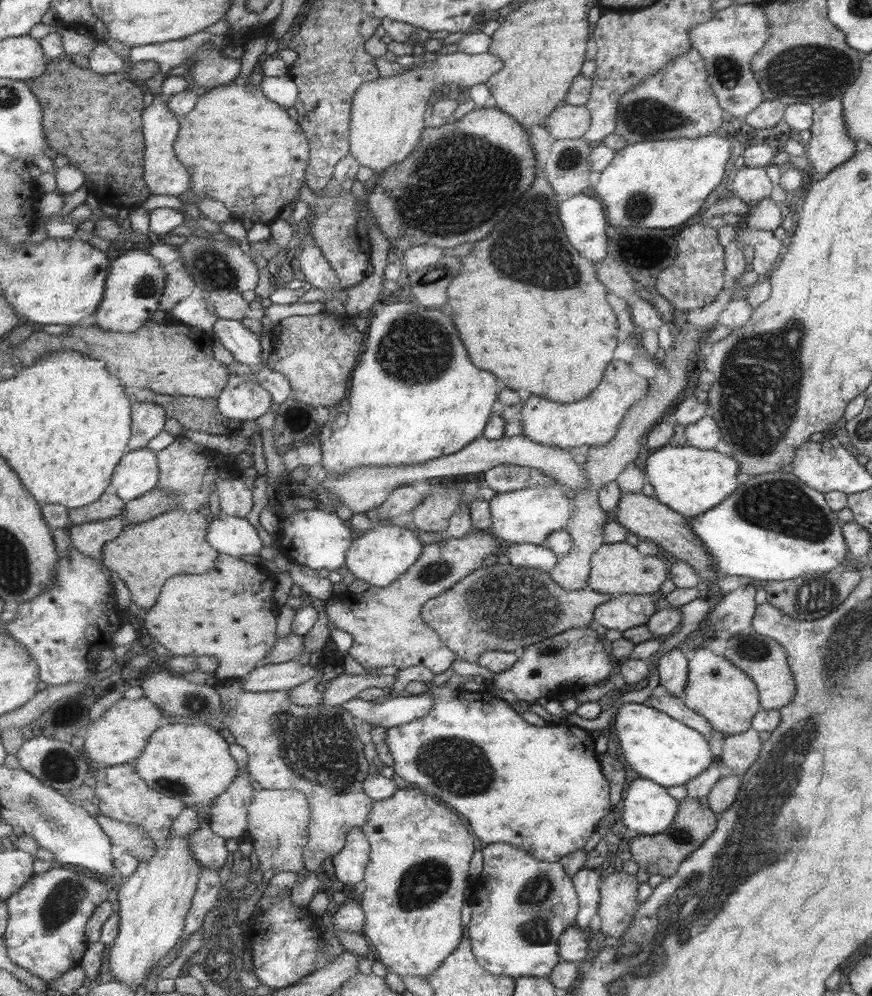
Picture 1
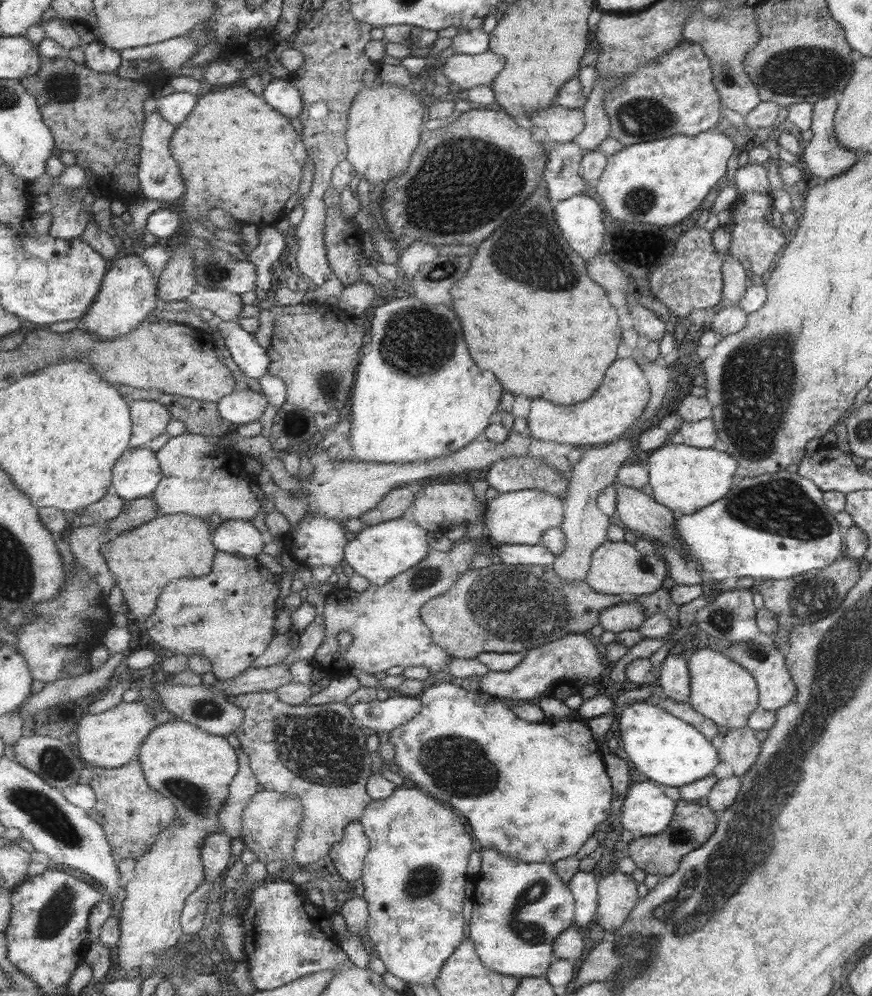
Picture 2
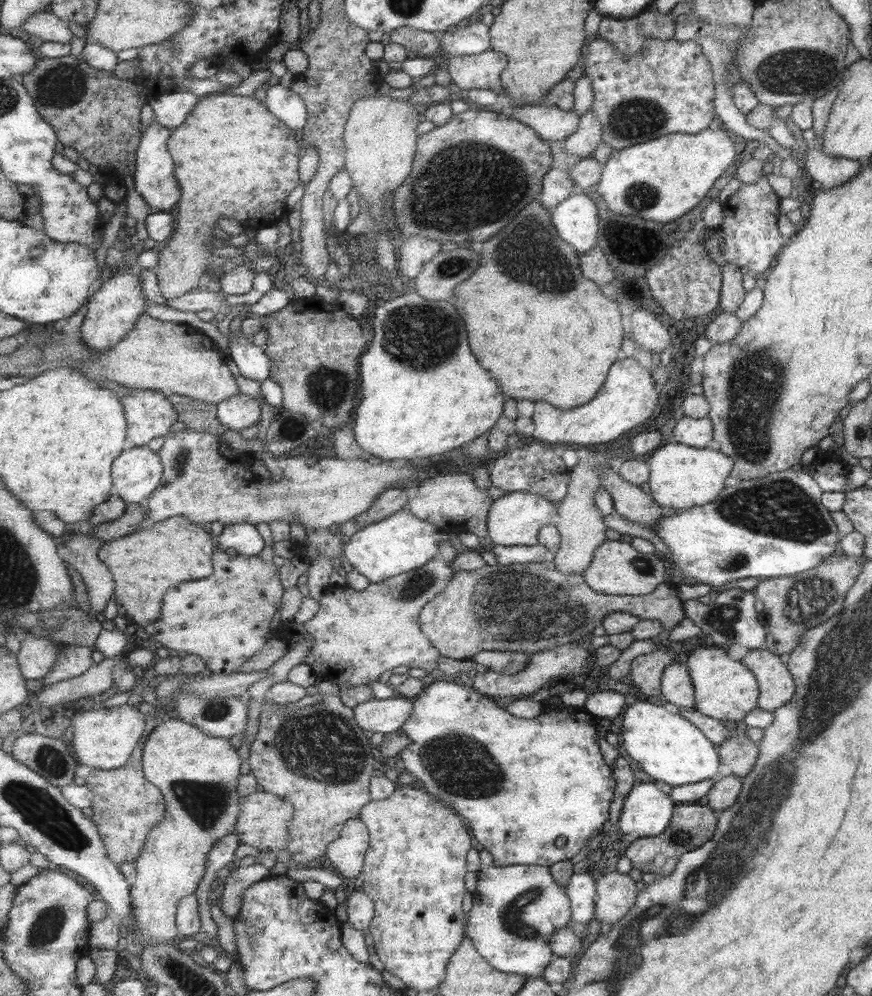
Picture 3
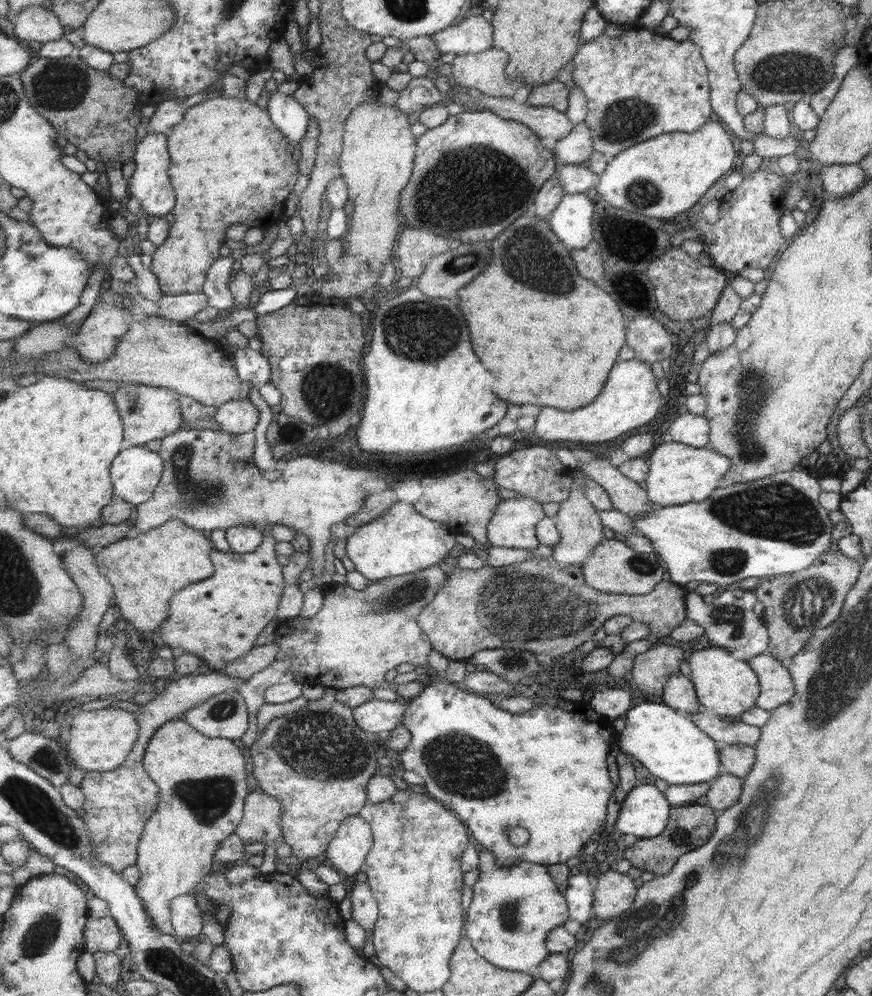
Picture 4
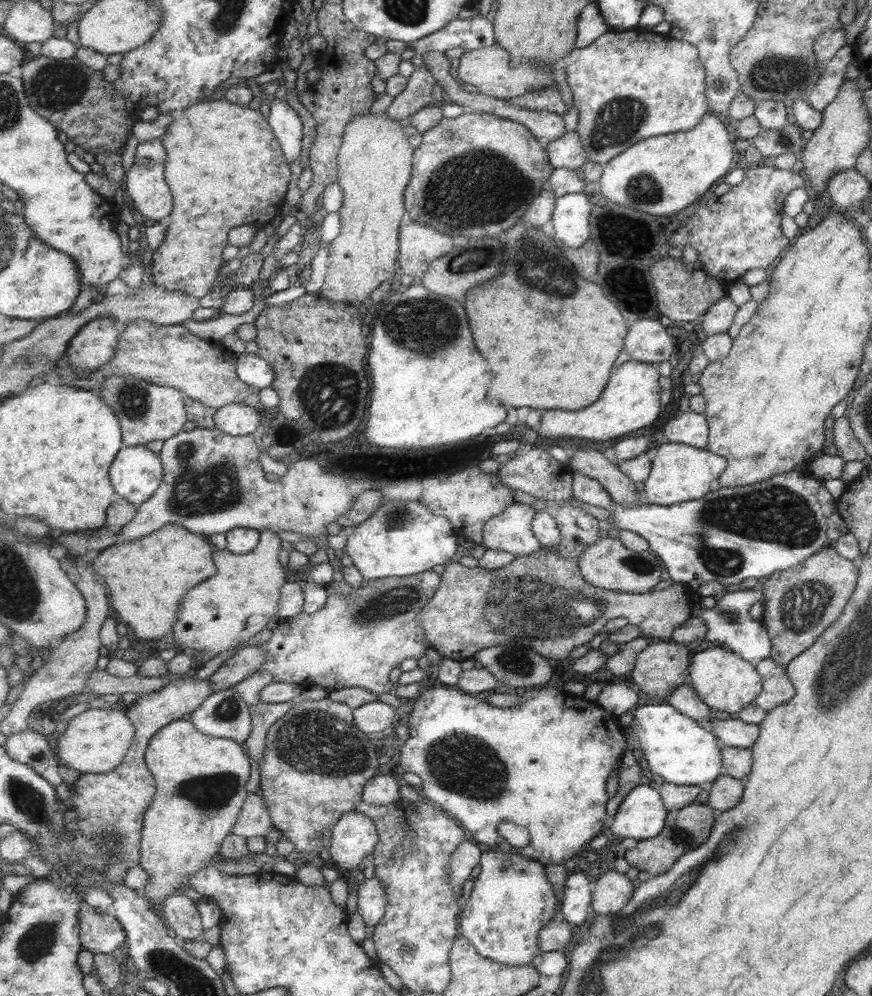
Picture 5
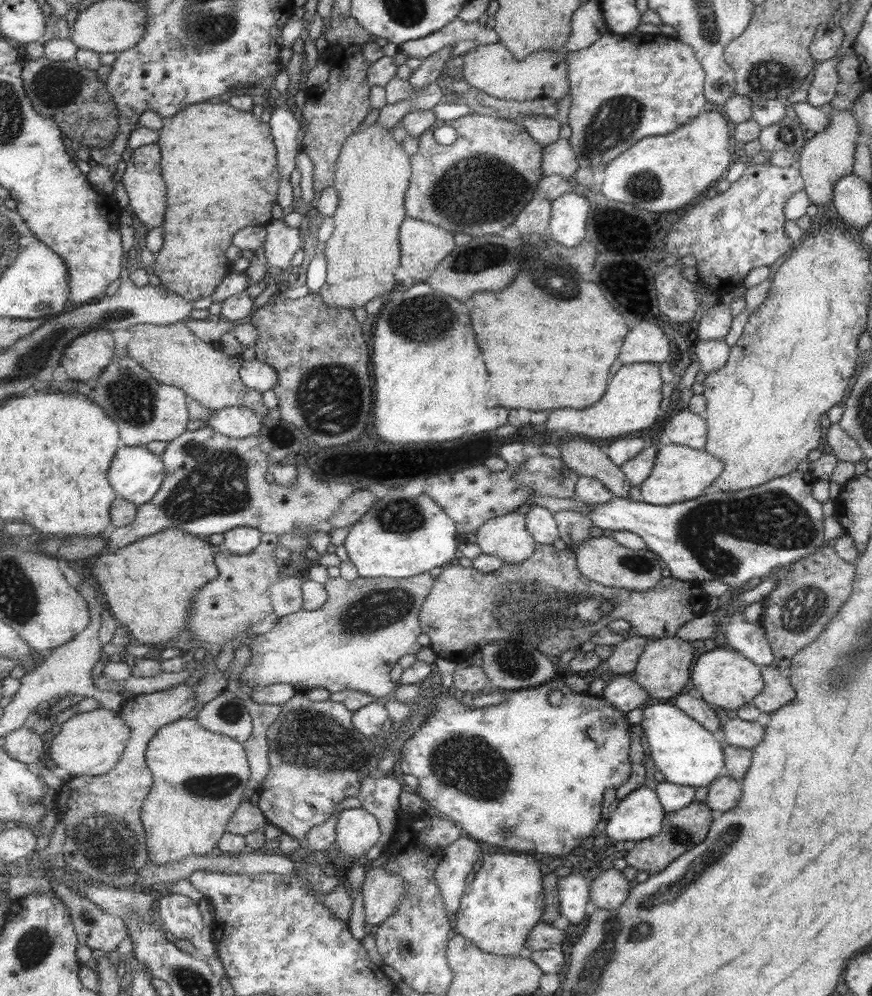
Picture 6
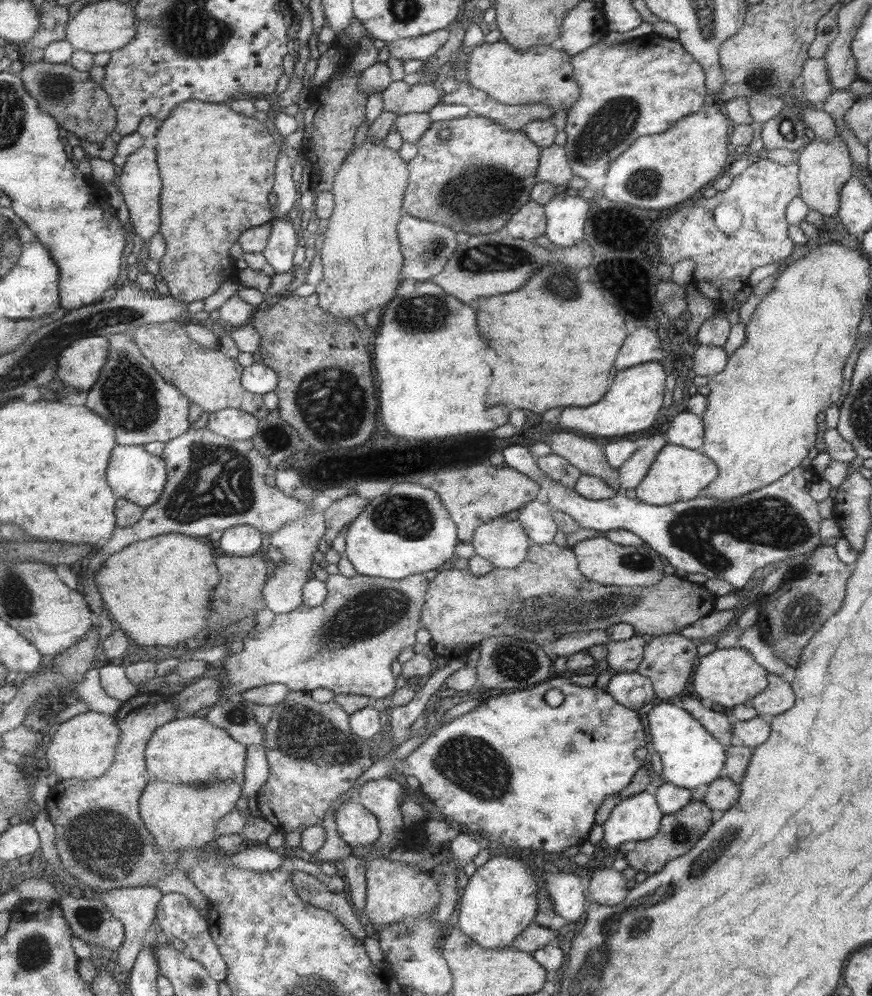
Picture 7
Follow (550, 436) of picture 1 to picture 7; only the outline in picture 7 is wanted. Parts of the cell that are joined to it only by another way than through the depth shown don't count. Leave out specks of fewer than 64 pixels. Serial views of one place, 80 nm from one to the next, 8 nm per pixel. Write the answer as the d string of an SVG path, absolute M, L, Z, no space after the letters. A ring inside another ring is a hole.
M655 362L636 364L617 372L611 390L607 390L607 398L593 406L564 407L558 418L559 427L565 431L581 431L588 437L609 438L623 436L631 432L641 432L653 424L663 396L663 370Z

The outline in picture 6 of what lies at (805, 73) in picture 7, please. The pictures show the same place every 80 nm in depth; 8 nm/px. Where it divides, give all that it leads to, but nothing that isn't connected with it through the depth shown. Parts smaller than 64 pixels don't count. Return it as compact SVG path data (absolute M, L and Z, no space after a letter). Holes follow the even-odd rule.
M837 59L814 62L811 72L814 72L813 80L808 87L806 101L815 108L824 109L836 95L835 86L840 82Z

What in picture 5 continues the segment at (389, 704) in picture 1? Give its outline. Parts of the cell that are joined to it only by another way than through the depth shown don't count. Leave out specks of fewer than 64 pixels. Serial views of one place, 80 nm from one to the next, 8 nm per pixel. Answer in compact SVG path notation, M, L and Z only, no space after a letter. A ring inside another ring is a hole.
M371 702L354 710L357 726L368 735L376 738L381 730L392 728L397 721L397 710L385 702Z

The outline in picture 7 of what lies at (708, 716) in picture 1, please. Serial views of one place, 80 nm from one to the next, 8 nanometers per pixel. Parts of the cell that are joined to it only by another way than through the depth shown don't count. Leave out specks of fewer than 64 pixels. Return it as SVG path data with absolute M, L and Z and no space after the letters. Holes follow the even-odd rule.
M738 647L716 648L712 652L700 656L693 673L694 690L700 699L706 701L706 704L715 703L724 708L733 708L750 701L753 697L763 693L767 685L765 668L754 661L754 657L749 651Z

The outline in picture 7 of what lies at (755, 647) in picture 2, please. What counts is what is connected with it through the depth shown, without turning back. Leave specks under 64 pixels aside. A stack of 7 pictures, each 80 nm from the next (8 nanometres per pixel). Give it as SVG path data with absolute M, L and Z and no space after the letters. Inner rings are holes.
M768 673L768 685L763 693L753 697L750 703L754 706L759 717L772 718L775 715L785 713L794 705L794 692L790 683L787 683L777 675Z

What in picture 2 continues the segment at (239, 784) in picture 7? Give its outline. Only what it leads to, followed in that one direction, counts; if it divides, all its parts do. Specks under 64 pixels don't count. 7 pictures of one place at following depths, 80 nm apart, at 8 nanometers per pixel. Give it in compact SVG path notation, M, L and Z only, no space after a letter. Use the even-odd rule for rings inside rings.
M167 721L166 723L159 724L152 731L150 736L147 737L147 740L142 744L140 749L140 754L137 756L141 764L143 765L144 773L146 774L147 782L150 783L155 790L158 790L165 798L173 801L178 810L178 815L176 816L176 820L171 825L171 828L168 828L165 832L162 832L159 835L159 840L151 846L149 852L142 856L137 860L135 865L136 875L133 879L131 879L128 884L125 886L125 900L120 904L122 907L121 917L120 917L120 925L122 928L122 938L121 942L119 942L118 947L115 949L116 955L116 967L121 968L127 973L127 977L132 977L141 971L144 967L149 965L150 959L154 956L161 954L161 952L165 952L165 950L169 950L170 948L176 947L177 942L181 940L181 936L183 936L184 932L182 930L182 917L183 911L185 911L185 905L187 905L187 899L191 897L202 885L202 882L206 880L206 872L204 870L204 864L202 859L201 847L204 838L207 838L211 833L221 833L220 832L220 824L219 824L219 813L220 810L226 805L226 800L229 794L229 786L231 786L231 782L233 782L233 778L237 776L237 772L239 772L239 758L237 758L236 748L233 748L229 742L227 742L227 738L224 738L223 735L216 735L207 732L206 730L200 729L199 726L191 724L190 722L185 721ZM179 819L183 820L182 825L178 825Z

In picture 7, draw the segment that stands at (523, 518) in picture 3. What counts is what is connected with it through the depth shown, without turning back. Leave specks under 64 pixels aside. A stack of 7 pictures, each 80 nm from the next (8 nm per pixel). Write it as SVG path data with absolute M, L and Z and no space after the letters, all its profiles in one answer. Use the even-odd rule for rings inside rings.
M501 517L479 526L472 544L475 554L487 558L495 569L513 569L527 561L531 542L521 521Z

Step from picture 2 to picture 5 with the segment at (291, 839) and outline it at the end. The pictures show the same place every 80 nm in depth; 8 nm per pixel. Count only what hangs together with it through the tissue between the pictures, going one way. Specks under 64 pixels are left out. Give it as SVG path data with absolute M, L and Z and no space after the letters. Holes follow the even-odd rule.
M260 792L251 793L246 798L246 804L235 823L233 833L244 838L253 836L269 836L271 830L275 830L267 801Z

